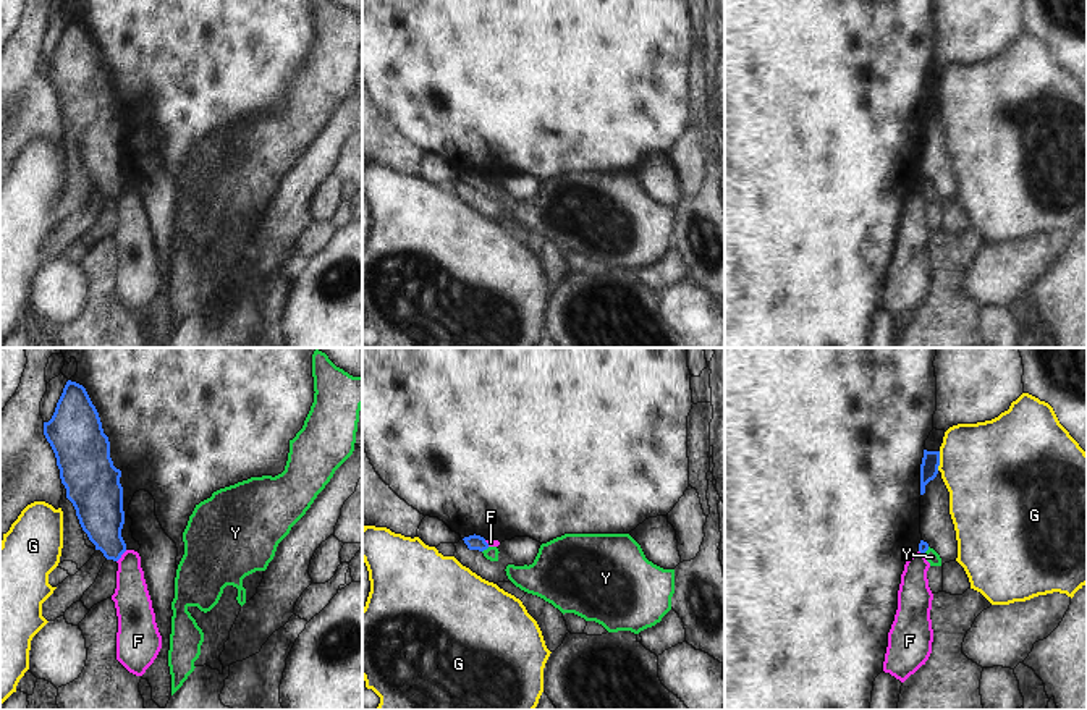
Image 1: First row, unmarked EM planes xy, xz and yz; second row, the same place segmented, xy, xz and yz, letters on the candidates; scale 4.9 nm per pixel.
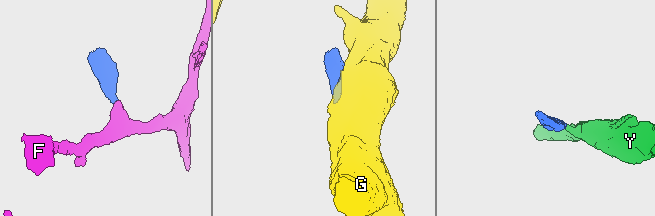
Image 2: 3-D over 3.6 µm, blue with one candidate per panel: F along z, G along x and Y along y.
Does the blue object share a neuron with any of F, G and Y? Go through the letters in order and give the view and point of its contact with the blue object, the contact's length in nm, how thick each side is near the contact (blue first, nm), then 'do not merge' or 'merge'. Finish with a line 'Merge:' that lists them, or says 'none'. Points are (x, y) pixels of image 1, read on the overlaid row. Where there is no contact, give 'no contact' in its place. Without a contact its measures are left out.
F: xy (120, 557) | 80 nm | 220/180 nm | do not merge
G: yz (938, 461) | 100 nm | 90/460 nm | do not merge
Y: xz (486, 549) | 50 nm | 80/70 nm | merge
Merge: Y

